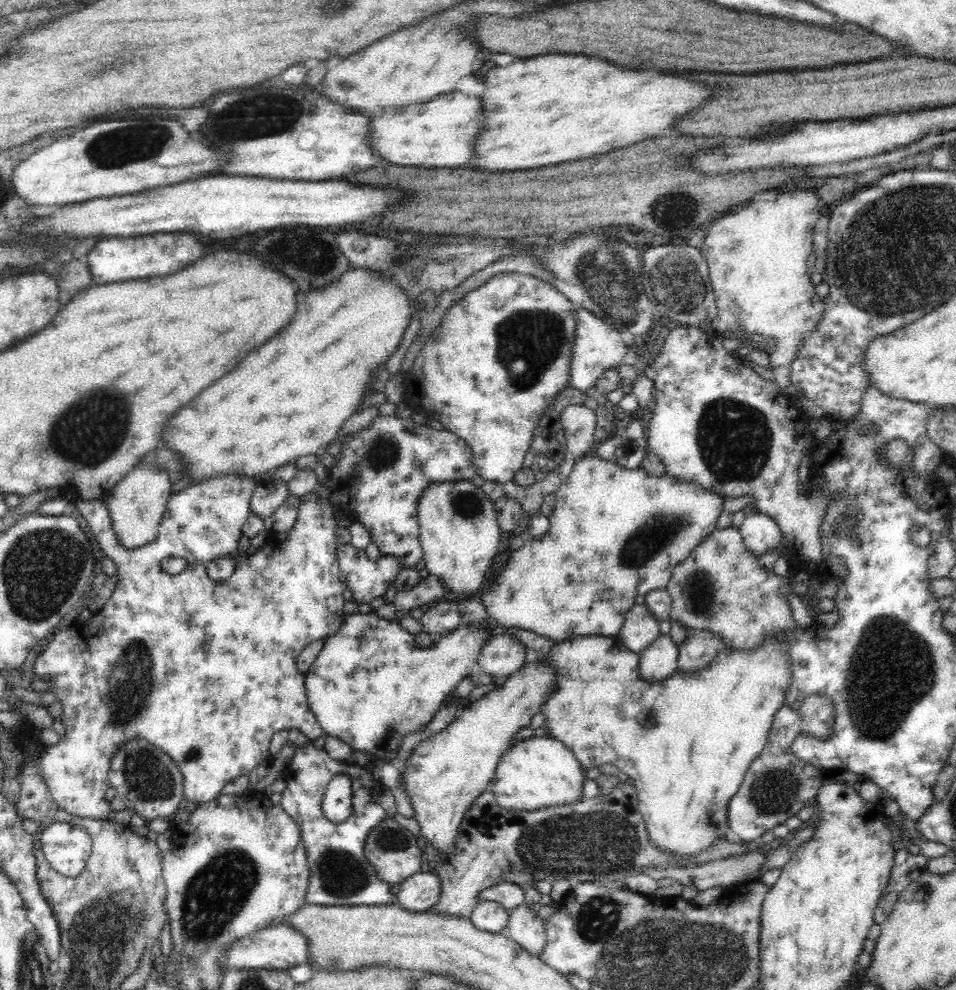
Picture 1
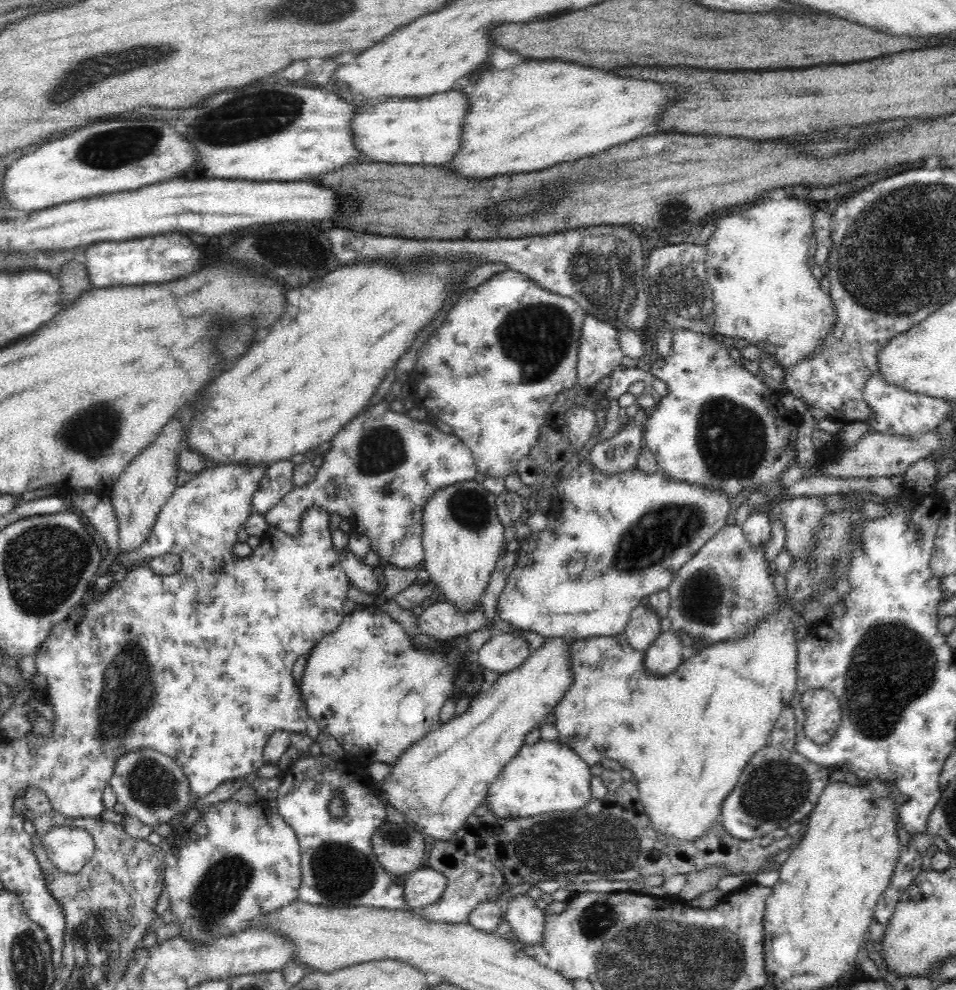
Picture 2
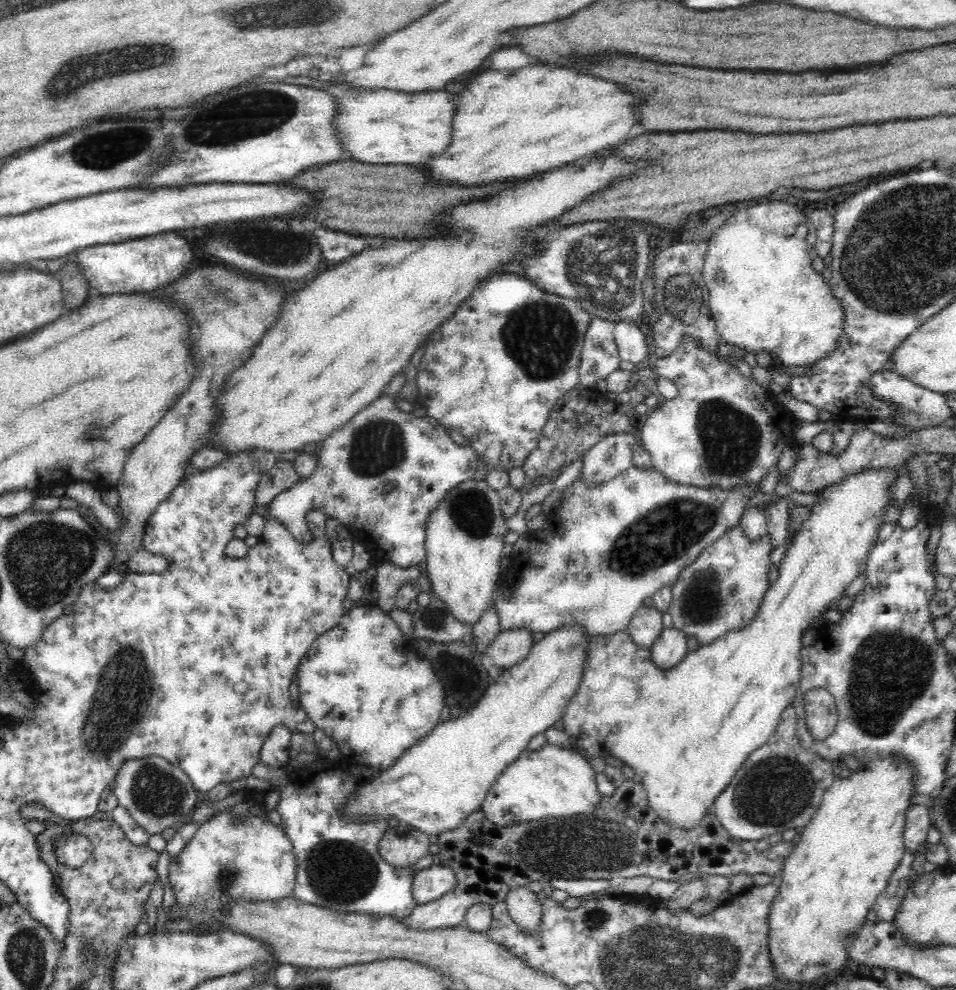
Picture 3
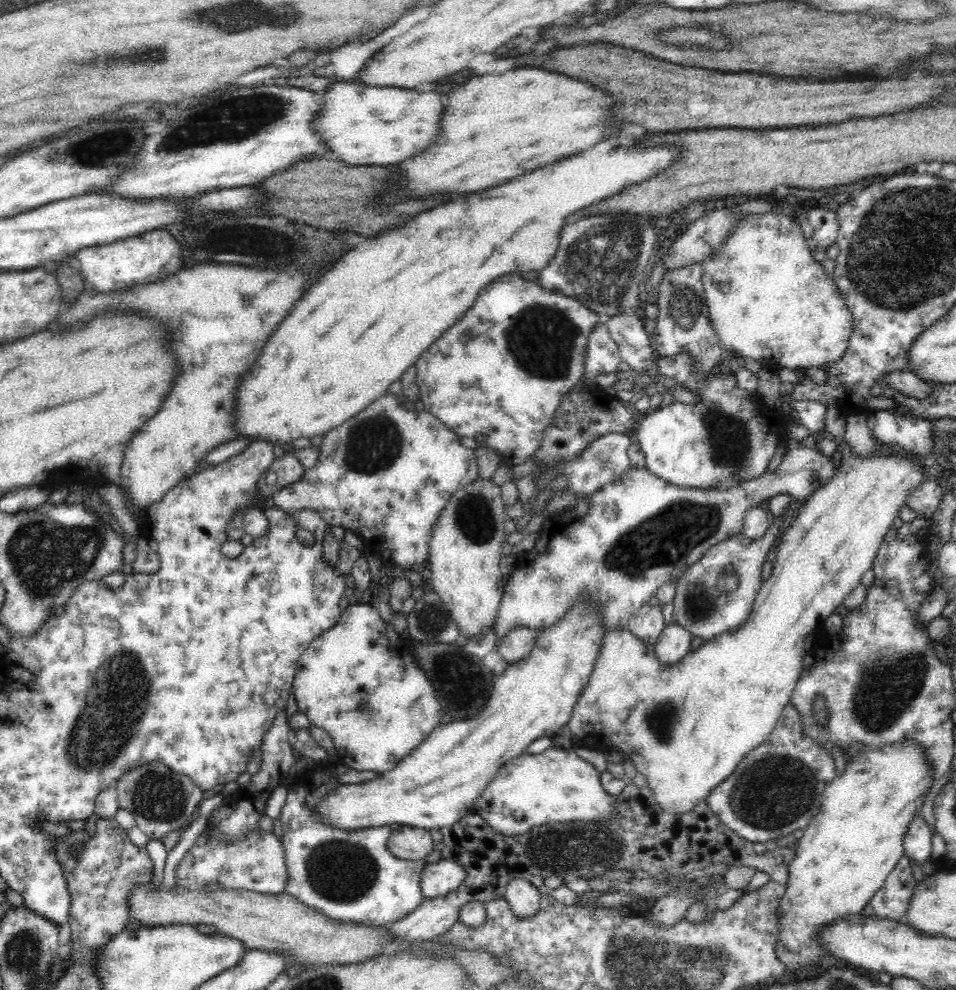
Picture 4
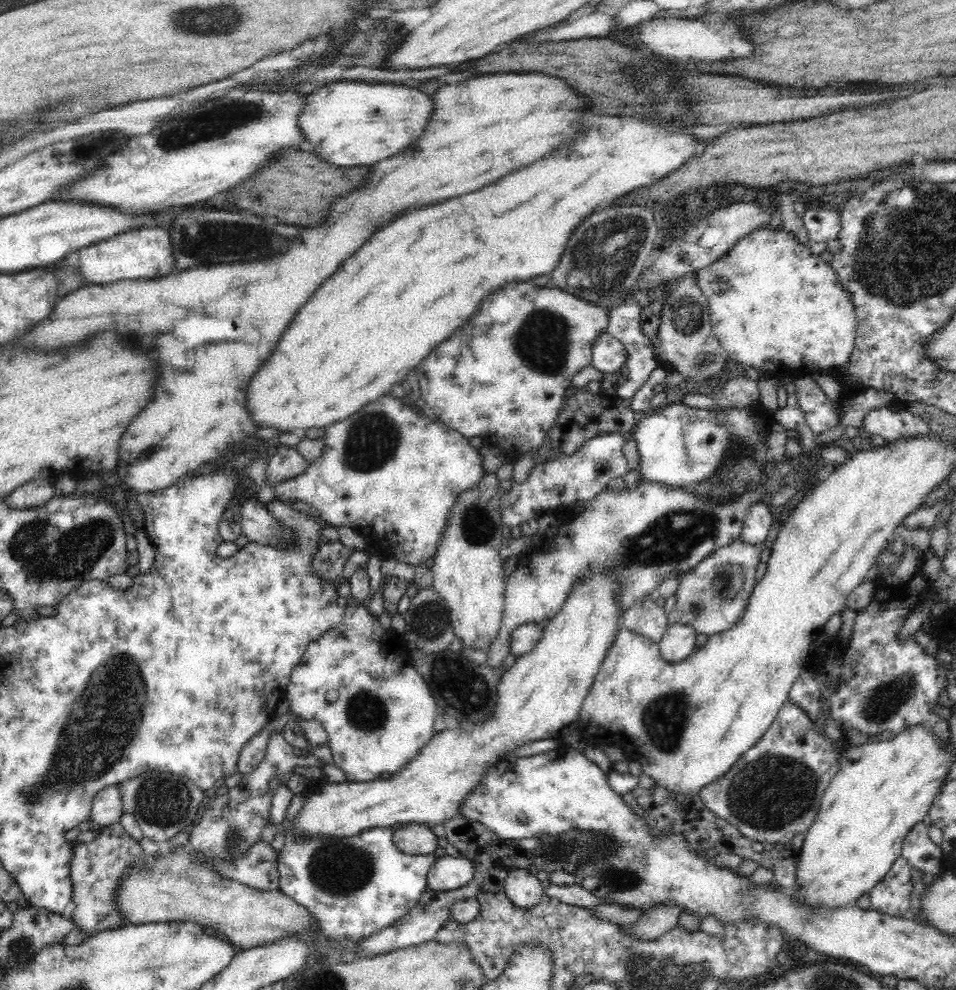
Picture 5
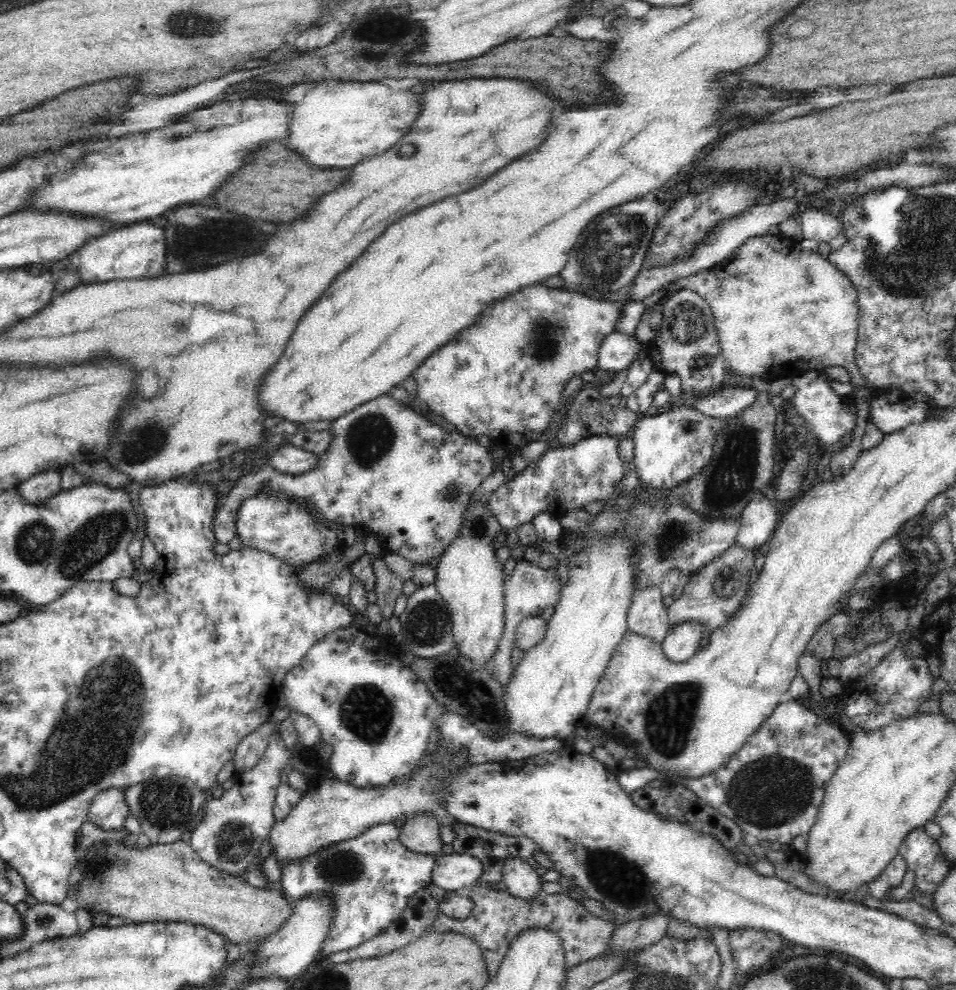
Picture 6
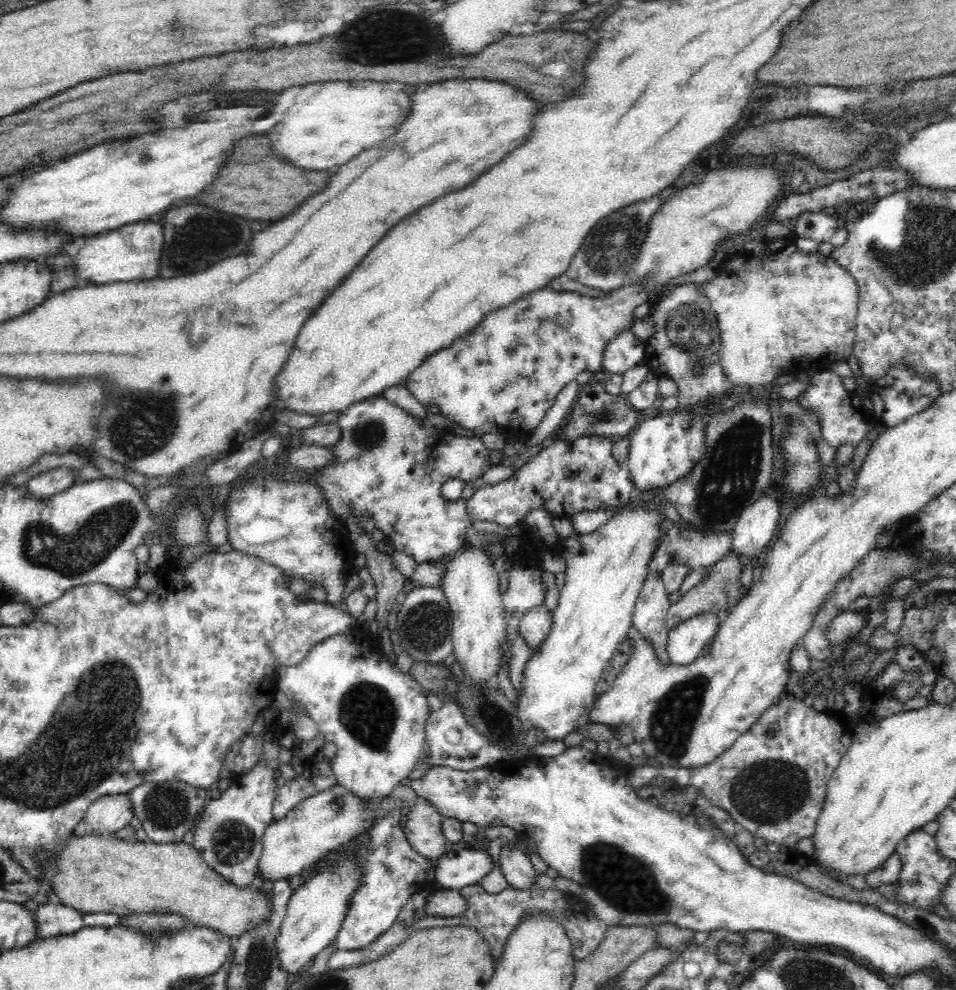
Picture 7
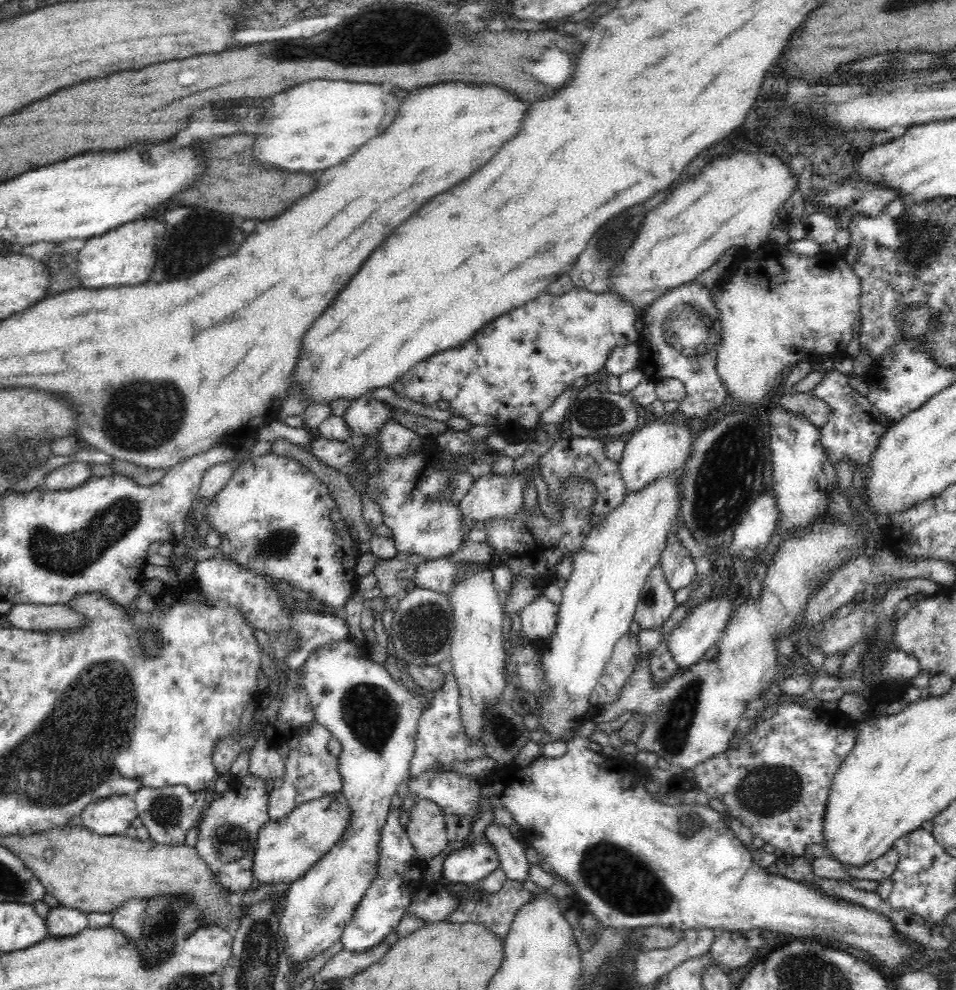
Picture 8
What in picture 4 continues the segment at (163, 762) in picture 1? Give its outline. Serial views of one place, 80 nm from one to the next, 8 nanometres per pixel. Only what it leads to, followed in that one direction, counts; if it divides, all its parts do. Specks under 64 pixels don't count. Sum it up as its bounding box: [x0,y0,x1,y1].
[114,760,203,838]

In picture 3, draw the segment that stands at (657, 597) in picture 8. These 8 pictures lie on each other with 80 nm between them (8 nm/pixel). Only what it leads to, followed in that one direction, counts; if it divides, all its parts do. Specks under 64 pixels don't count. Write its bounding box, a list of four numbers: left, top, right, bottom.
[627,605,662,649]

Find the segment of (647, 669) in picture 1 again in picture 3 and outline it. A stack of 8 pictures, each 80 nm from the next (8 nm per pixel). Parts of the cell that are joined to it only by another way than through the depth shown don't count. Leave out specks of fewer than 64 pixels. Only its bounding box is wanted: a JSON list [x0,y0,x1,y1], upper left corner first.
[650,627,687,671]

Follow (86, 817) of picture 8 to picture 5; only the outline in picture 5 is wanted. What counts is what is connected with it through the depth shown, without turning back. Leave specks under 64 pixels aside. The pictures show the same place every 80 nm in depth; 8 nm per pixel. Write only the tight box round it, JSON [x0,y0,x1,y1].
[88,785,122,826]

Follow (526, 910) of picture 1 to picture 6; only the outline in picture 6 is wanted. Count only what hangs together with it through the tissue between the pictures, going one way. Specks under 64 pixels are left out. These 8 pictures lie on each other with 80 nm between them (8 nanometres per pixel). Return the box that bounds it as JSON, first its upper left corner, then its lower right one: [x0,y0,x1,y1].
[501,857,542,901]

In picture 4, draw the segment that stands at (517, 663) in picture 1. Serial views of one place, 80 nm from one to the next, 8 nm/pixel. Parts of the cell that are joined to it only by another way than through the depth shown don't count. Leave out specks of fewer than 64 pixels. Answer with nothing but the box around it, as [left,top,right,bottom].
[495,627,540,665]

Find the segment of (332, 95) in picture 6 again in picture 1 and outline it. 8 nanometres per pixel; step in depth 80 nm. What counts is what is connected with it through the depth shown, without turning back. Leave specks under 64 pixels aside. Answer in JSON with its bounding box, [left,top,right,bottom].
[371,90,482,169]

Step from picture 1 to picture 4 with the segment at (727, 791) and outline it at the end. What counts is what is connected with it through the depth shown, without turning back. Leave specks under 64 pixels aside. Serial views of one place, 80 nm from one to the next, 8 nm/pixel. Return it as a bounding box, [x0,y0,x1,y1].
[567,453,929,815]

